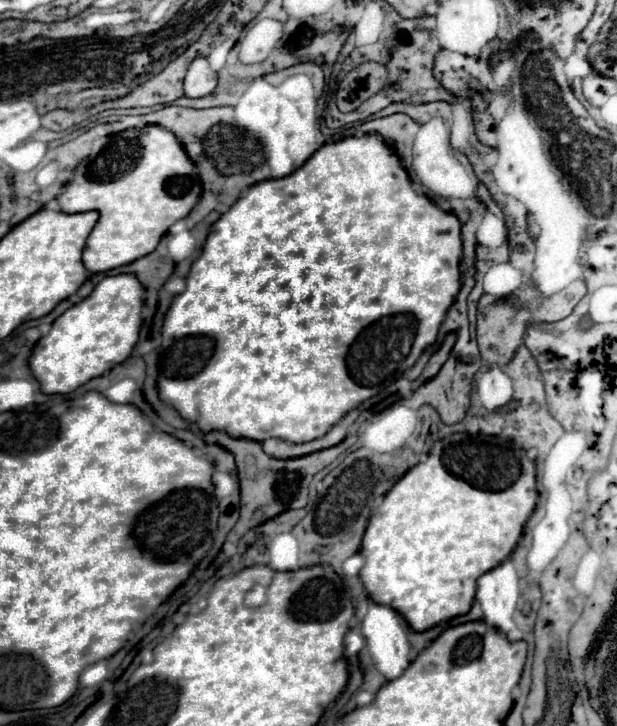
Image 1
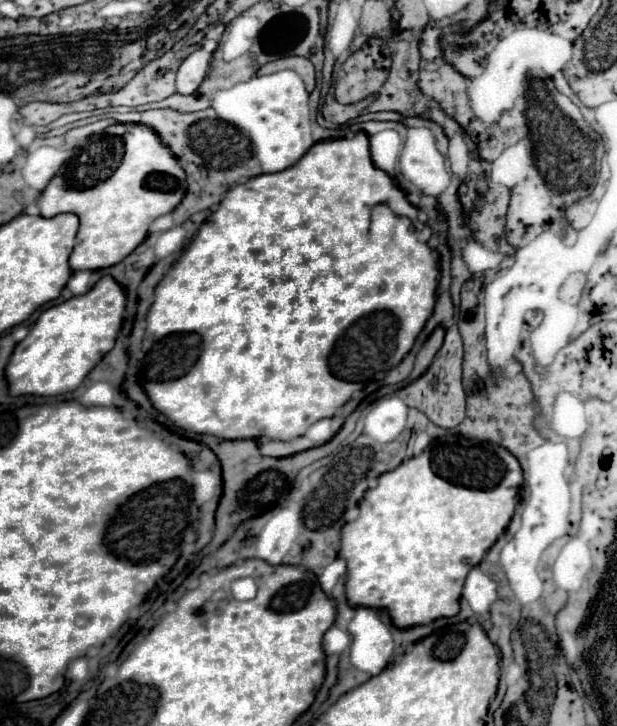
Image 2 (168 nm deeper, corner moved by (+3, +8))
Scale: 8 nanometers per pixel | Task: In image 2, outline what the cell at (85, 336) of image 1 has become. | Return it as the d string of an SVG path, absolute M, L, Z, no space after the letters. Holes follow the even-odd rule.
M103 276L87 294L73 296L63 304L47 308L25 340L15 346L11 360L5 368L9 392L55 396L73 392L83 378L113 350L121 330L125 312L125 288L113 278Z

